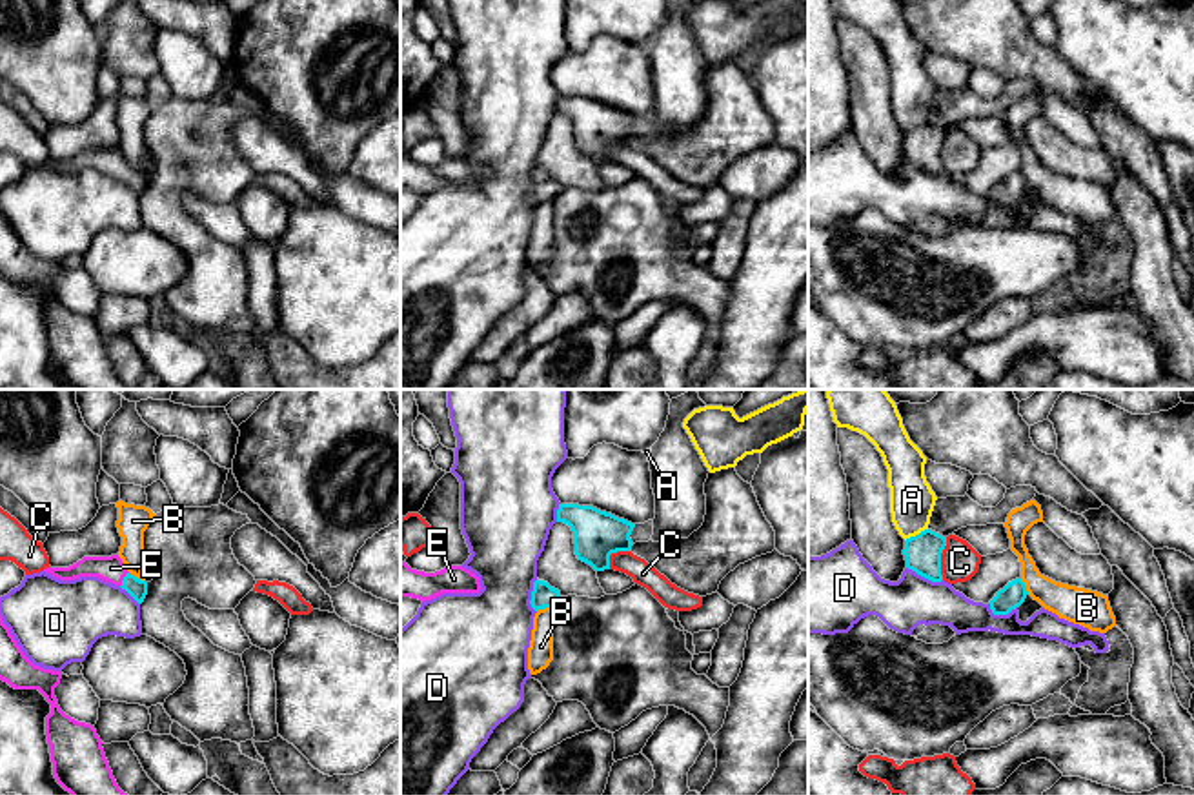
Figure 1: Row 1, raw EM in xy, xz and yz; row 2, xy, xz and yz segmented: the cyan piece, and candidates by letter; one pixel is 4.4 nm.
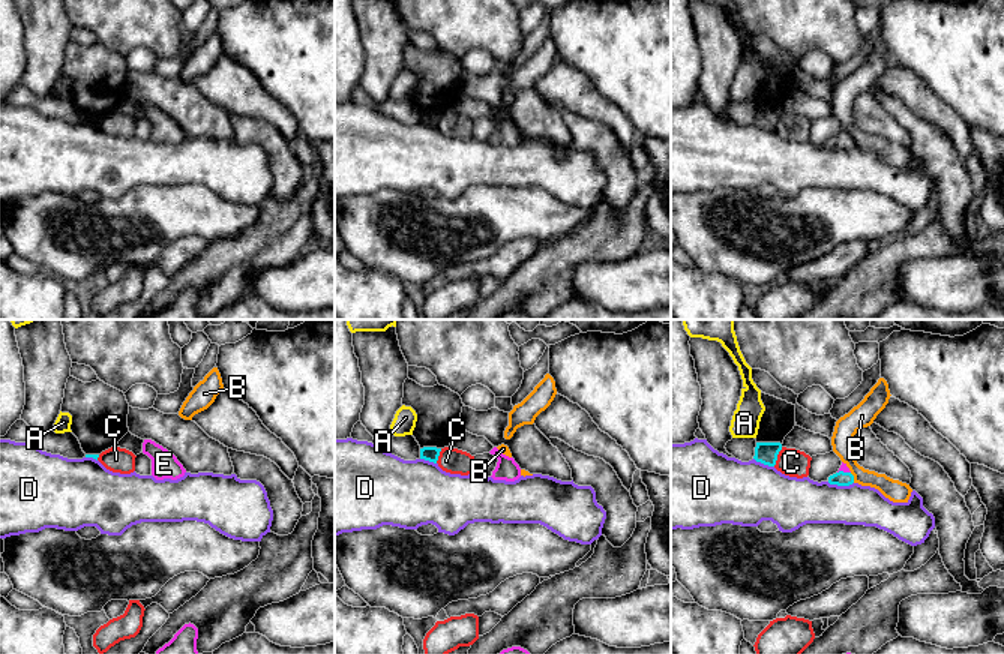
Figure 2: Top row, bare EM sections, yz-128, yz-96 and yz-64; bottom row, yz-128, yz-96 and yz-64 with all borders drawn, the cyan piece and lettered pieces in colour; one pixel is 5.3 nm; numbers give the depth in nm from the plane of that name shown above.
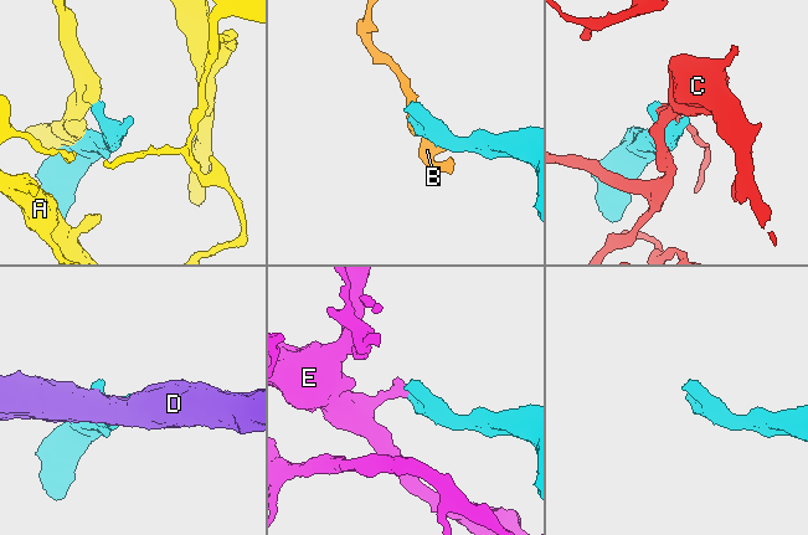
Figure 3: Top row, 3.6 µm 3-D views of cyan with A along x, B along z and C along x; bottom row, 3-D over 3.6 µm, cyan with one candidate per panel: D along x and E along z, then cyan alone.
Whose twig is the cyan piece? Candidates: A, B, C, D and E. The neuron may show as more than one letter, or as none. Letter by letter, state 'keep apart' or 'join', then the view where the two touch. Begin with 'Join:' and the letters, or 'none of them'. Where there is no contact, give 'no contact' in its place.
Join: E
A: keep apart; meets cyan in yz
B: keep apart; meets cyan in xy
C: keep apart; meets cyan in yz
D: keep apart; meets cyan in yz
E: join; meets cyan in xy

